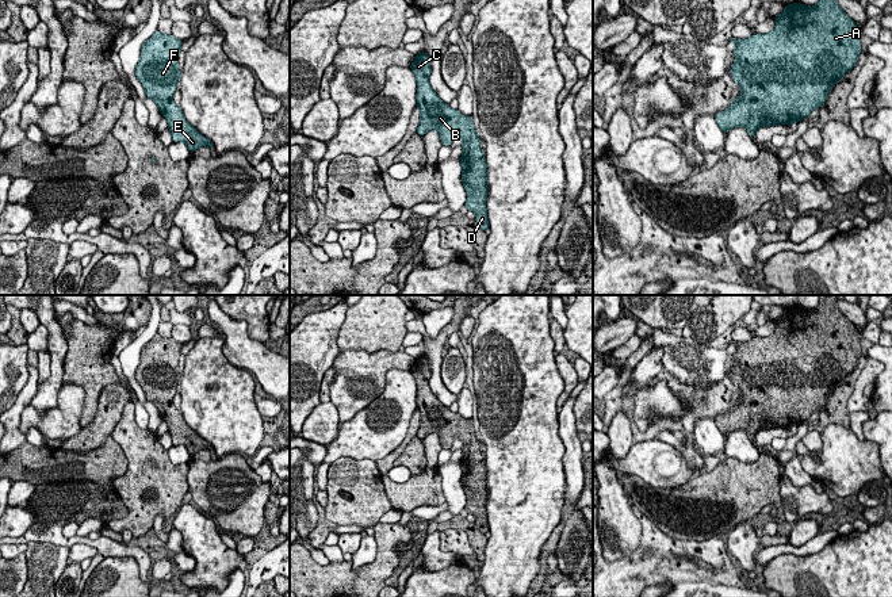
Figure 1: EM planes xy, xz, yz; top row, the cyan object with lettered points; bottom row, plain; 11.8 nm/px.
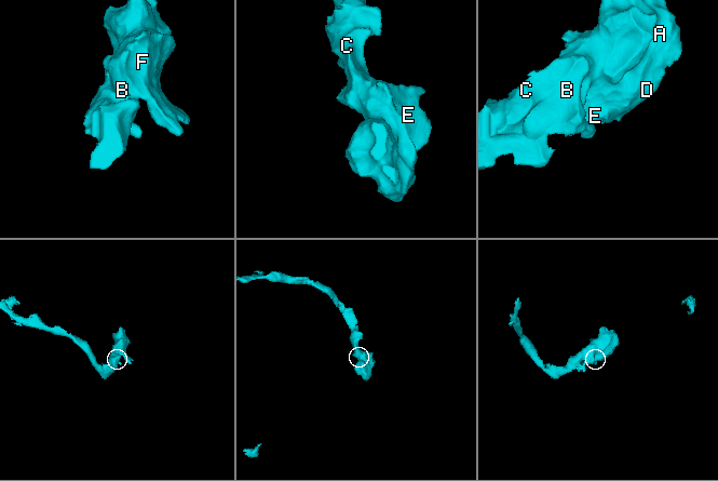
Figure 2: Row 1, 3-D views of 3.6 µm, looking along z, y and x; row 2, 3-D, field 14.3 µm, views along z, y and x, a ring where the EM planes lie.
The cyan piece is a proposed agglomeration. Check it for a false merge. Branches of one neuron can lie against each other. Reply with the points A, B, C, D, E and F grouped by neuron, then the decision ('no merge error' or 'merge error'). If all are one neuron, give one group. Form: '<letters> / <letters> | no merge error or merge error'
A B C D E F | no merge error

